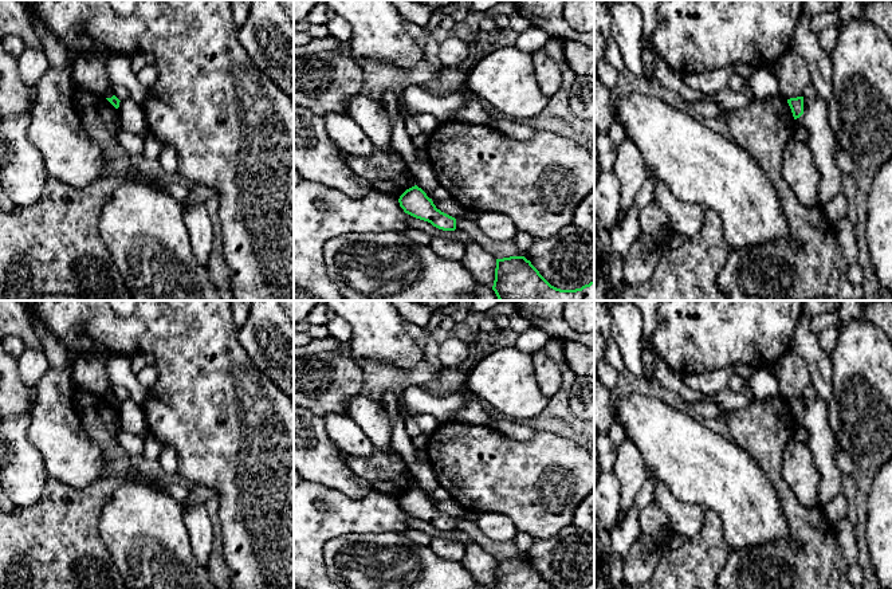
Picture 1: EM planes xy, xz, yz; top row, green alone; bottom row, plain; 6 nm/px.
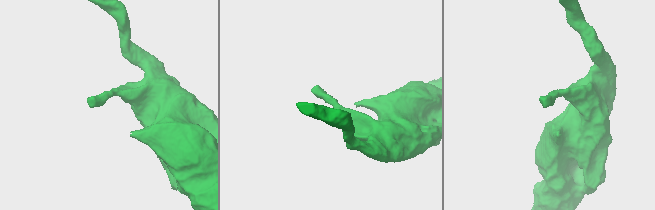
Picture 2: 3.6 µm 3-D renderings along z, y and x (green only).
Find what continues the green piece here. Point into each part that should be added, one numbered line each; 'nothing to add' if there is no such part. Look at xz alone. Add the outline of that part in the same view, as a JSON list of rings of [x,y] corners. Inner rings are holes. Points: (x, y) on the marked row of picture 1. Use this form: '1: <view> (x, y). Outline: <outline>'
nothing to add

